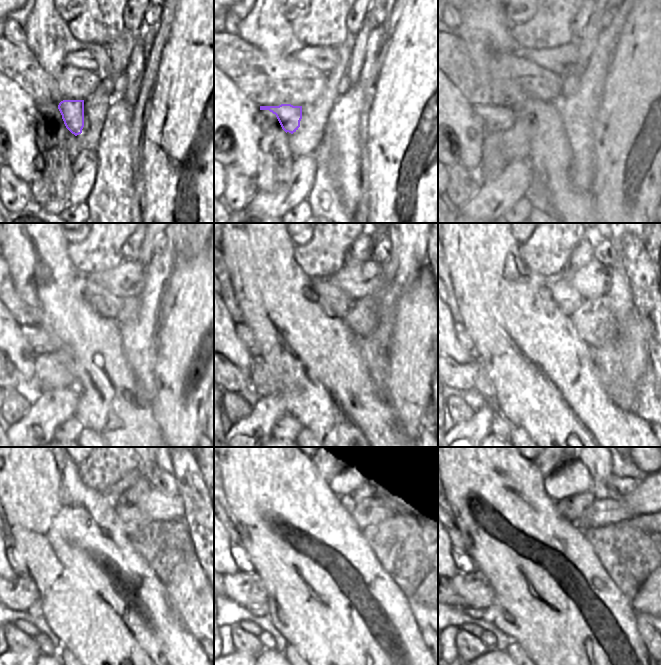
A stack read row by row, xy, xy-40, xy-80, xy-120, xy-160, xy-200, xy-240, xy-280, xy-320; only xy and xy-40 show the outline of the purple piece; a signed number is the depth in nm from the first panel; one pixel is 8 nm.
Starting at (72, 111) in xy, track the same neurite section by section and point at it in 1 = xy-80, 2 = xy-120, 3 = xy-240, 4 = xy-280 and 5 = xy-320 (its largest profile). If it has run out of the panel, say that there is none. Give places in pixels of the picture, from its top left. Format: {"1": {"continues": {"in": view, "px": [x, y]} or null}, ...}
{"1": {"continues": {"in": "xy-80", "px": [495, 118]}}, "2": {"continues": {"in": "xy-120", "px": [40, 343]}}, "3": {"continues": {"in": "xy-240", "px": [15, 560]}}, "4": {"continues": {"in": "xy-280", "px": [243, 563]}}, "5": {"continues": {"in": "xy-320", "px": [465, 564]}}}

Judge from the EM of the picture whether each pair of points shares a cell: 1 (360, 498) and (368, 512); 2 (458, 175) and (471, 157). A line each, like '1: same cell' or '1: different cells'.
1: different cells
2: different cells

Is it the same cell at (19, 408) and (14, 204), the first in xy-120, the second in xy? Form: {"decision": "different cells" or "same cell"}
{"decision": "same cell"}

